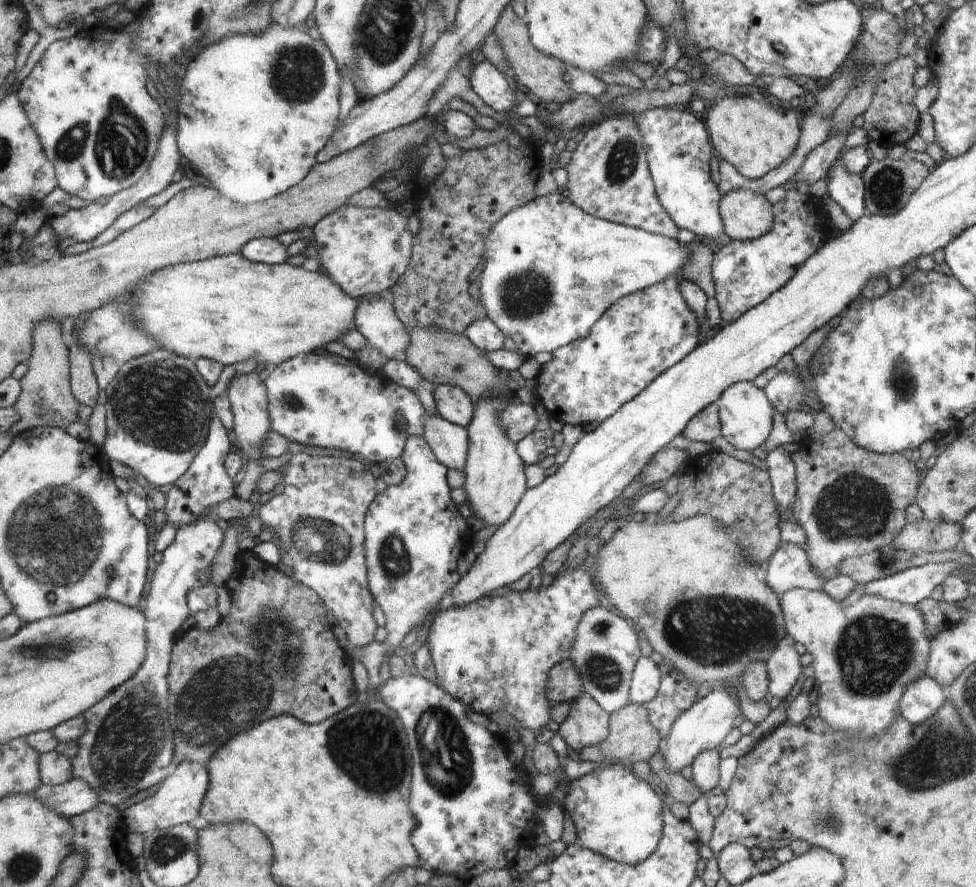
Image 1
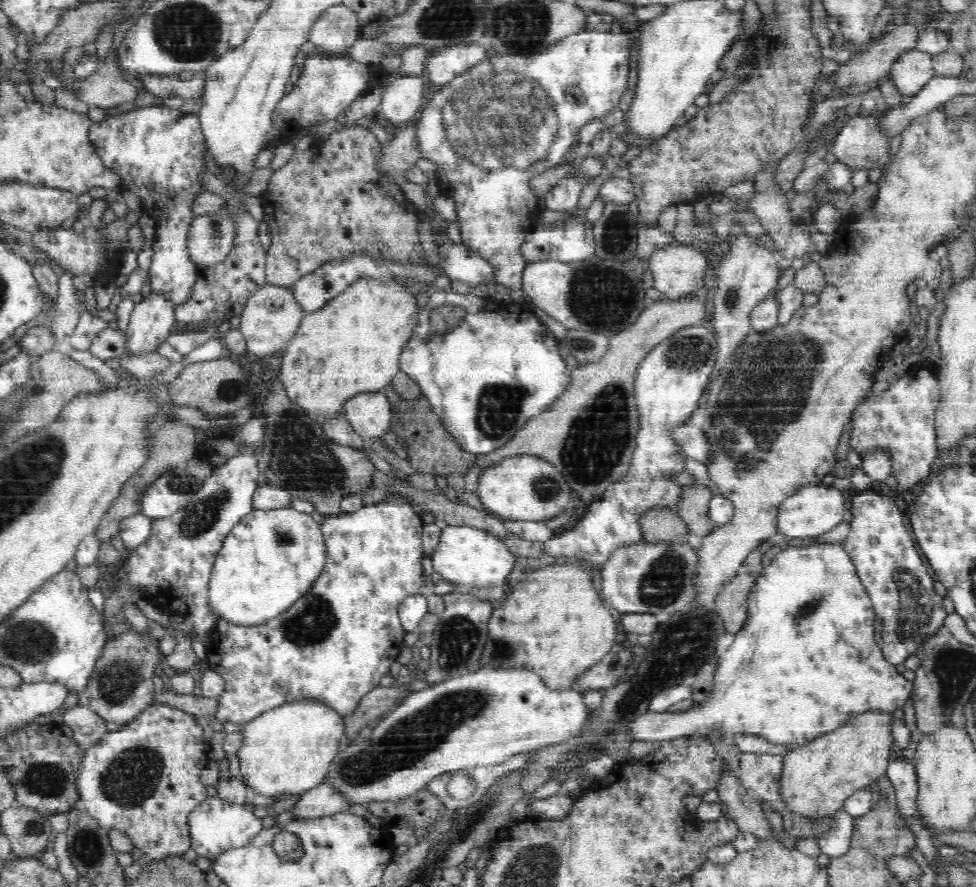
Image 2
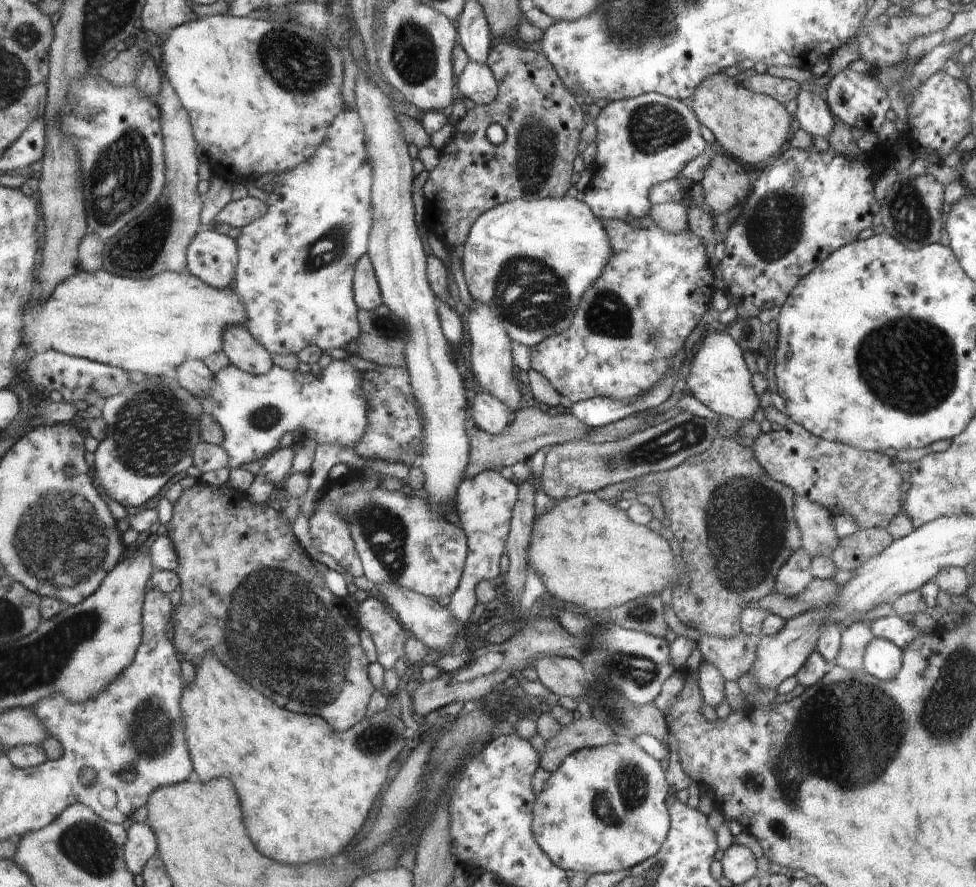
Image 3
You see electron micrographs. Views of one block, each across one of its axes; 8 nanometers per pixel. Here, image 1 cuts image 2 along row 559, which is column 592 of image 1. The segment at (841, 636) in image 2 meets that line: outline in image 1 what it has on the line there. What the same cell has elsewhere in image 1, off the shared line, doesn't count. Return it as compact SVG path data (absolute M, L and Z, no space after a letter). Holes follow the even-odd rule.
M612 765L604 768L598 774L589 773L571 782L564 800L564 814L569 815L574 822L577 838L582 847L596 851L613 859L615 862L636 865L646 861L650 854L661 843L662 839L662 802L656 792L646 784L634 771L622 765Z

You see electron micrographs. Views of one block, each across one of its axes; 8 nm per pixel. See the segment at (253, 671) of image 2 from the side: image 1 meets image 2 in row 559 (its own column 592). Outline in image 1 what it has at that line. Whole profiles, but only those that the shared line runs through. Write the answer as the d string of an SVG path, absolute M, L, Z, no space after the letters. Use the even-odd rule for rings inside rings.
M671 275L650 289L623 297L622 302L589 331L590 338L557 349L535 380L541 409L548 412L550 419L564 425L601 424L666 370L683 361L684 356L693 353L698 344L699 325L680 294L676 276Z

